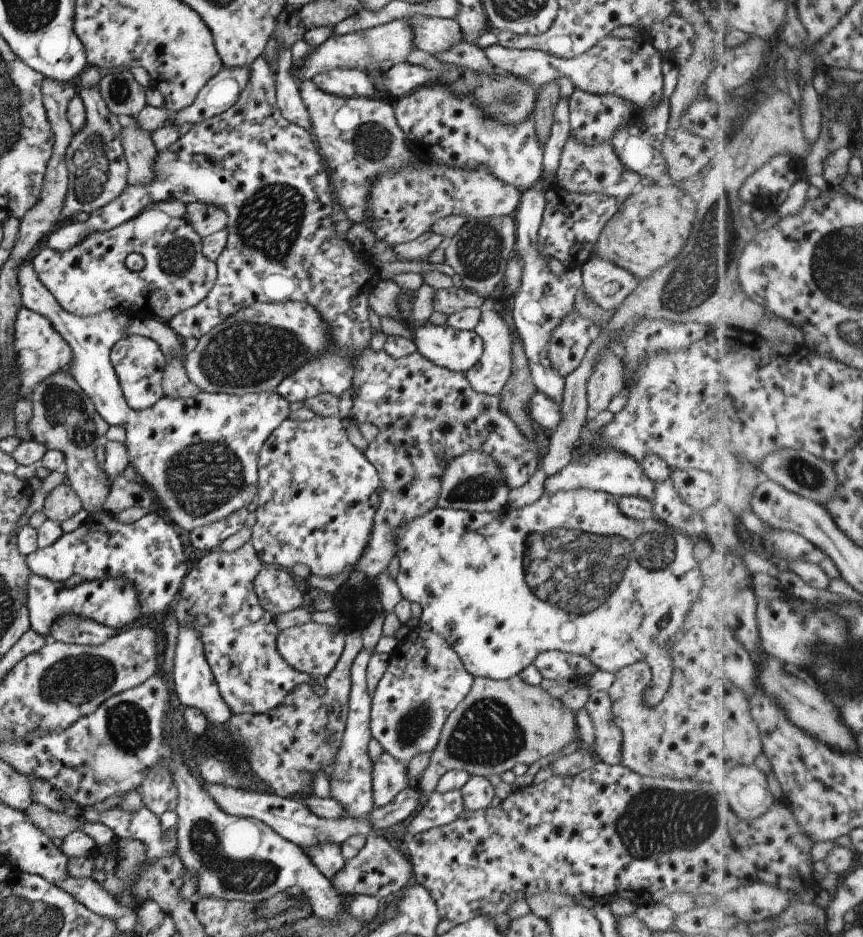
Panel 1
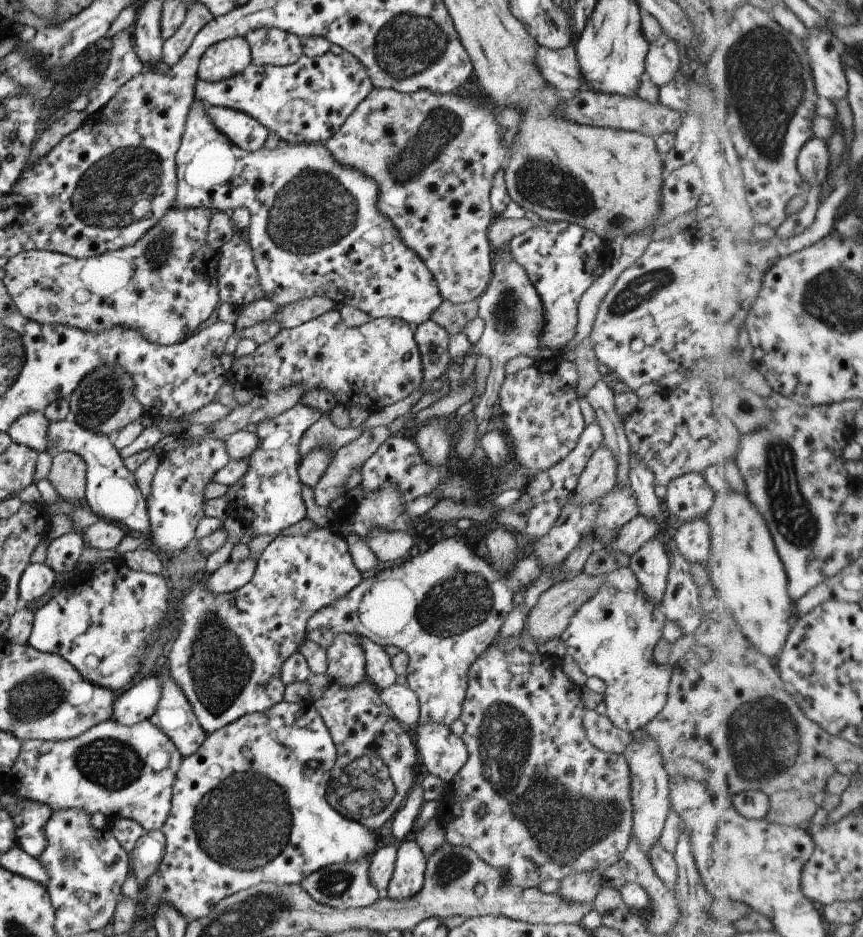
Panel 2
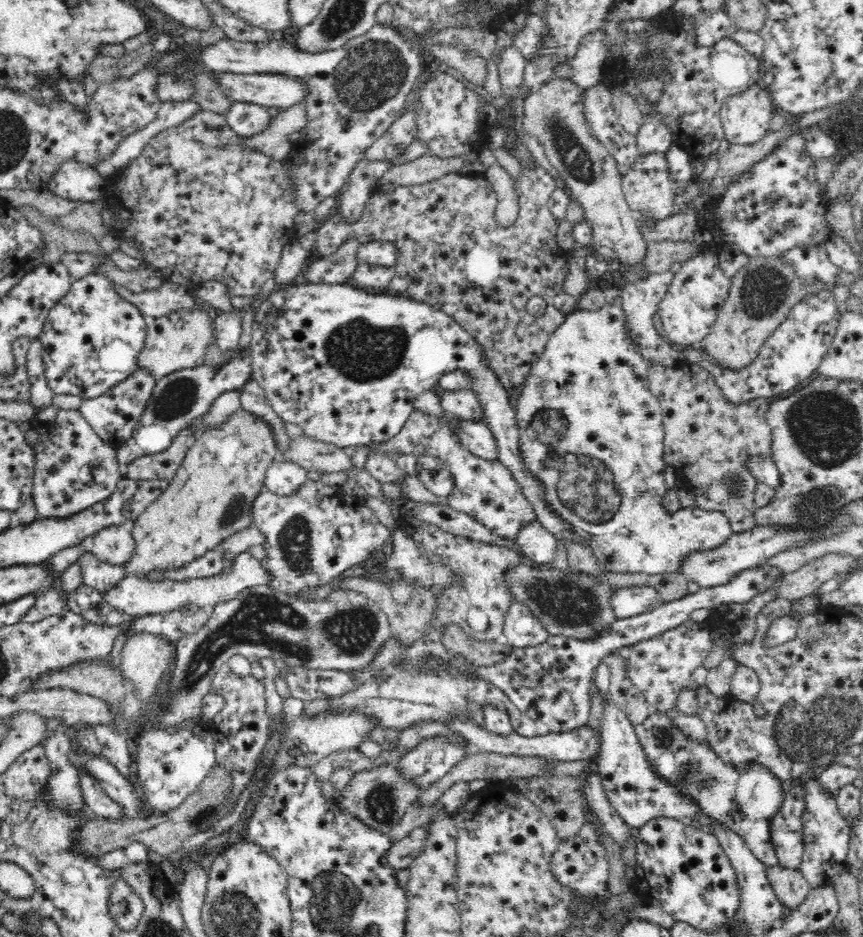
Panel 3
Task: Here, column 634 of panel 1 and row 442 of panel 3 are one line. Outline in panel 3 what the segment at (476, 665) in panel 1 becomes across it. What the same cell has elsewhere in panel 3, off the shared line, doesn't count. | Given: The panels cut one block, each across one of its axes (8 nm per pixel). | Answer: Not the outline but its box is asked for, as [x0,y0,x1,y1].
[516,304,732,573]

